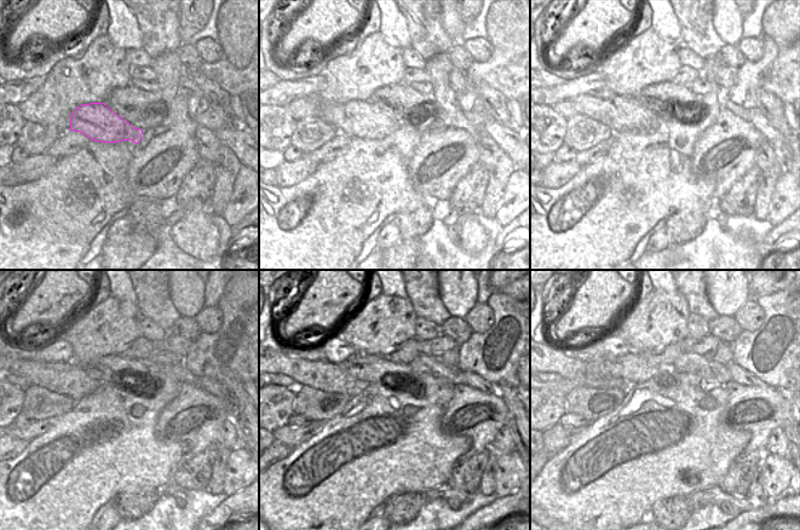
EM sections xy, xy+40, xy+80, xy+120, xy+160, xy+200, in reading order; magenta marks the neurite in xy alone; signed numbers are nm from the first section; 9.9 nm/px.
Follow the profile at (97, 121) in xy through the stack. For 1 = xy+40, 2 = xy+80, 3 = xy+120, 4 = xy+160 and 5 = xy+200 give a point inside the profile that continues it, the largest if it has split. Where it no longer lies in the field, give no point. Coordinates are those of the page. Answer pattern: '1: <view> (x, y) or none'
1: xy+40 (366, 120)
2: xy+80 (621, 114)
3: xy+120 (69, 379)
4: xy+160 (331, 378)
5: xy+200 (554, 359)

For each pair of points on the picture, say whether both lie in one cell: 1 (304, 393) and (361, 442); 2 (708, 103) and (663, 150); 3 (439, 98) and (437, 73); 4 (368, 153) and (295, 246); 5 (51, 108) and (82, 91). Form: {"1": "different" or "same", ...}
{"1": "different", "2": "same", "3": "same", "4": "same", "5": "same"}

